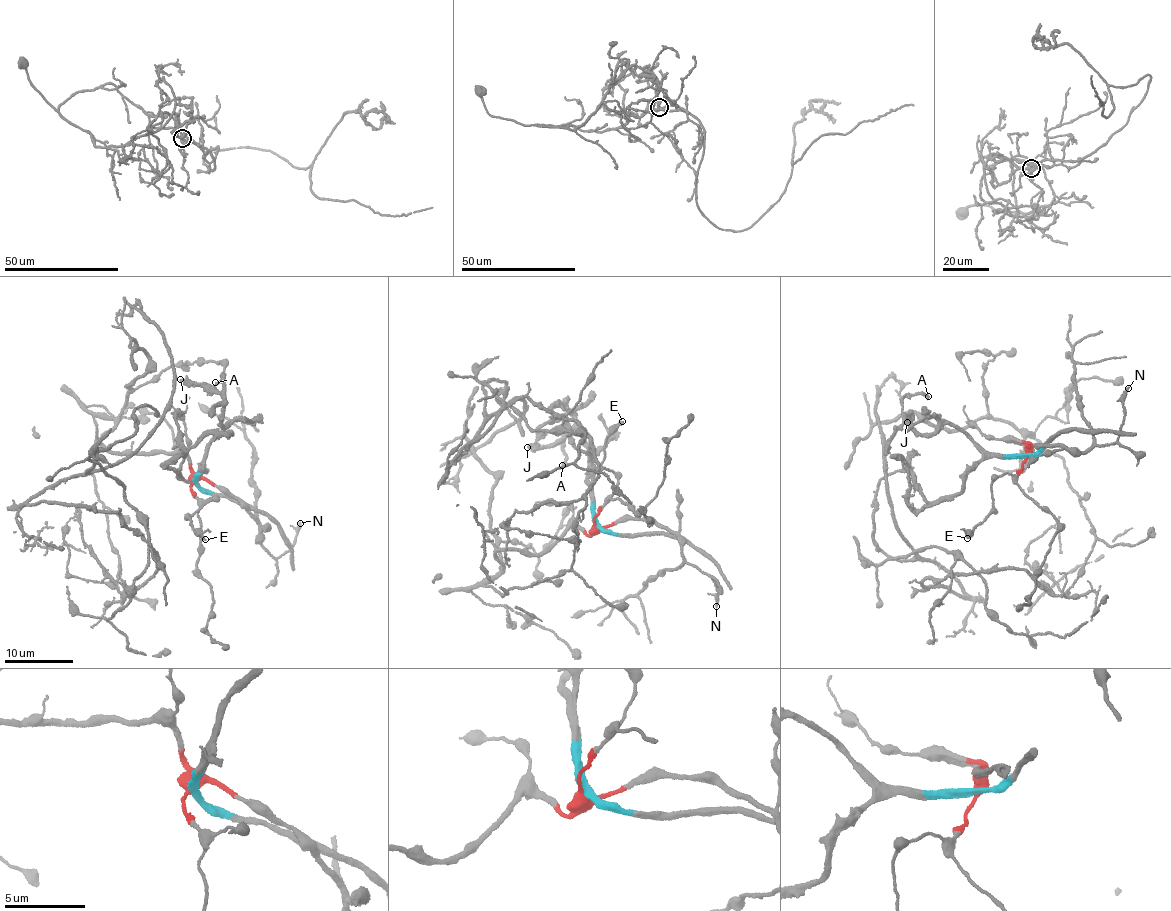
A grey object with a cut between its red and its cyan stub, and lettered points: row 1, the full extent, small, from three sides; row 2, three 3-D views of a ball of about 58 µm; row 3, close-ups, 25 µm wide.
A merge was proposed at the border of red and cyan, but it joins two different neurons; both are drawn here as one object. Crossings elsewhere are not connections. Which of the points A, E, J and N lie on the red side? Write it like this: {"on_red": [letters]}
{"on_red": ["E", "N"]}

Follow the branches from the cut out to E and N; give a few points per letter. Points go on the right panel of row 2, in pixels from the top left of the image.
E: (1026, 456), (1020, 473), (1003, 473), (990, 487), (991, 511), (967, 538)
N: (1026, 456), (1029, 444), (1042, 443), (1084, 453), (1116, 440), (1123, 419), (1124, 395), (1128, 388)

